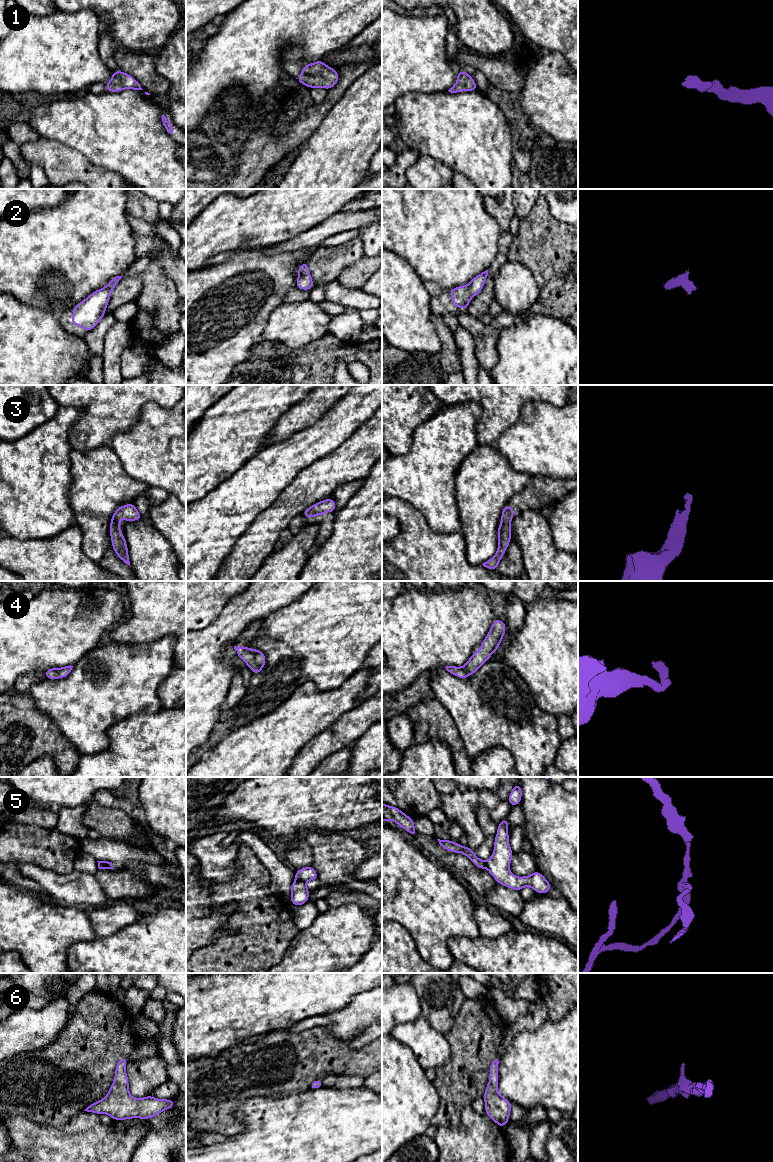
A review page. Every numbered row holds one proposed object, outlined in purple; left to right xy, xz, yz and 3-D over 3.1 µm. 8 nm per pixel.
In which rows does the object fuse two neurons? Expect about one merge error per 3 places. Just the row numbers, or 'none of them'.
5

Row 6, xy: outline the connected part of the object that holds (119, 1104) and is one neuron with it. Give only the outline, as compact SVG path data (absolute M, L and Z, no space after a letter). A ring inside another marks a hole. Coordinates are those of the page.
M120 1058L115 1068L115 1078L106 1096L89 1105L84 1111L98 1115L108 1114L112 1120L151 1119L165 1110L174 1107L173 1099L158 1099L146 1096L134 1098L129 1092L126 1073L128 1060Z

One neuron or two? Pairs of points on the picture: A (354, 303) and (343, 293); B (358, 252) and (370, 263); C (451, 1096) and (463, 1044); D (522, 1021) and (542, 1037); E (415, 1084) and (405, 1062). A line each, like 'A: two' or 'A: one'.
A: one
B: two
C: one
D: two
E: one

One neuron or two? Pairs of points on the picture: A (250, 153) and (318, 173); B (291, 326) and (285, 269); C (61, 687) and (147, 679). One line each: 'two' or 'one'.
A: two
B: two
C: one

